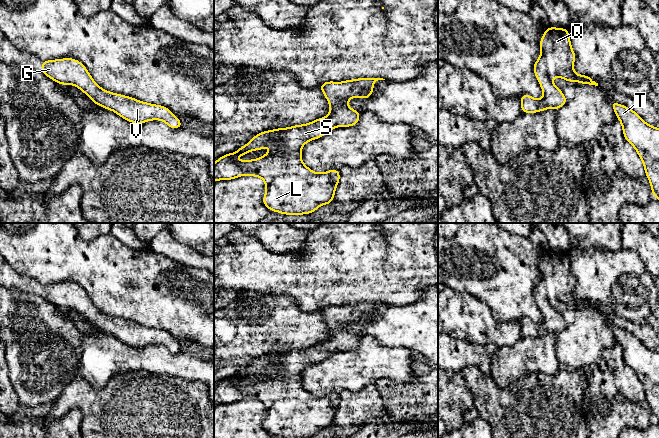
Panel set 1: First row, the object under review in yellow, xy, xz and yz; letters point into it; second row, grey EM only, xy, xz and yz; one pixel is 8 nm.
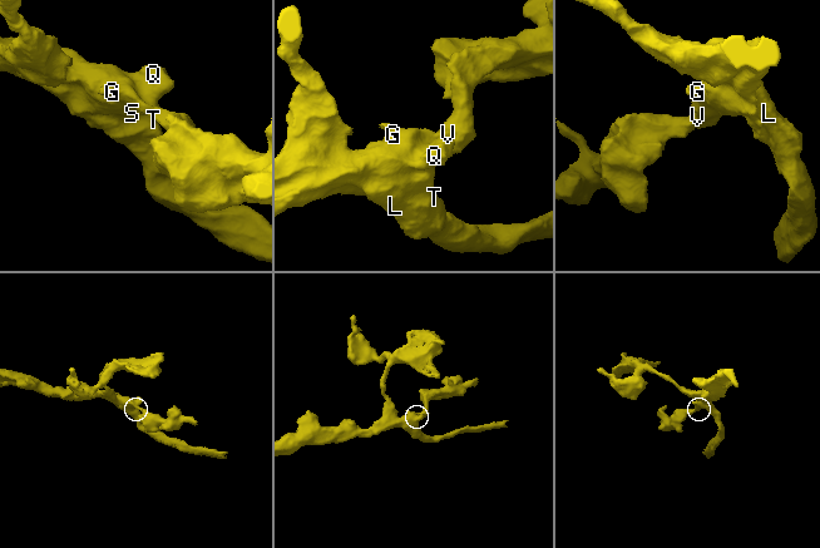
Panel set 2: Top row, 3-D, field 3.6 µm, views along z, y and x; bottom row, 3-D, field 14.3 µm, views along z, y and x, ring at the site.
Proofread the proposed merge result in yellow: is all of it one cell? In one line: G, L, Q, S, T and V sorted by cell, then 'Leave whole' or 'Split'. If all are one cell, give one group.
Groups: G L Q S T V. Leave whole

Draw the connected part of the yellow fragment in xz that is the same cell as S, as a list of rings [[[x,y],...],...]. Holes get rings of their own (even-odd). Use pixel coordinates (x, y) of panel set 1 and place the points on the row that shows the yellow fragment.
[[[358,78],[343,82],[328,81],[319,85],[329,102],[330,113],[323,118],[302,125],[263,131],[255,135],[251,141],[235,152],[221,156],[214,163],[214,181],[231,180],[248,175],[260,177],[266,185],[263,204],[270,210],[285,215],[312,214],[317,208],[331,204],[336,187],[340,180],[340,171],[331,169],[323,173],[313,172],[303,162],[301,150],[305,143],[318,139],[331,132],[335,127],[350,127],[358,123],[361,112],[353,110],[346,103],[349,99],[360,96],[363,100],[373,94],[373,85],[383,78]],[[270,145],[267,155],[255,160],[235,161],[235,156],[241,156],[254,150],[261,150]]]

